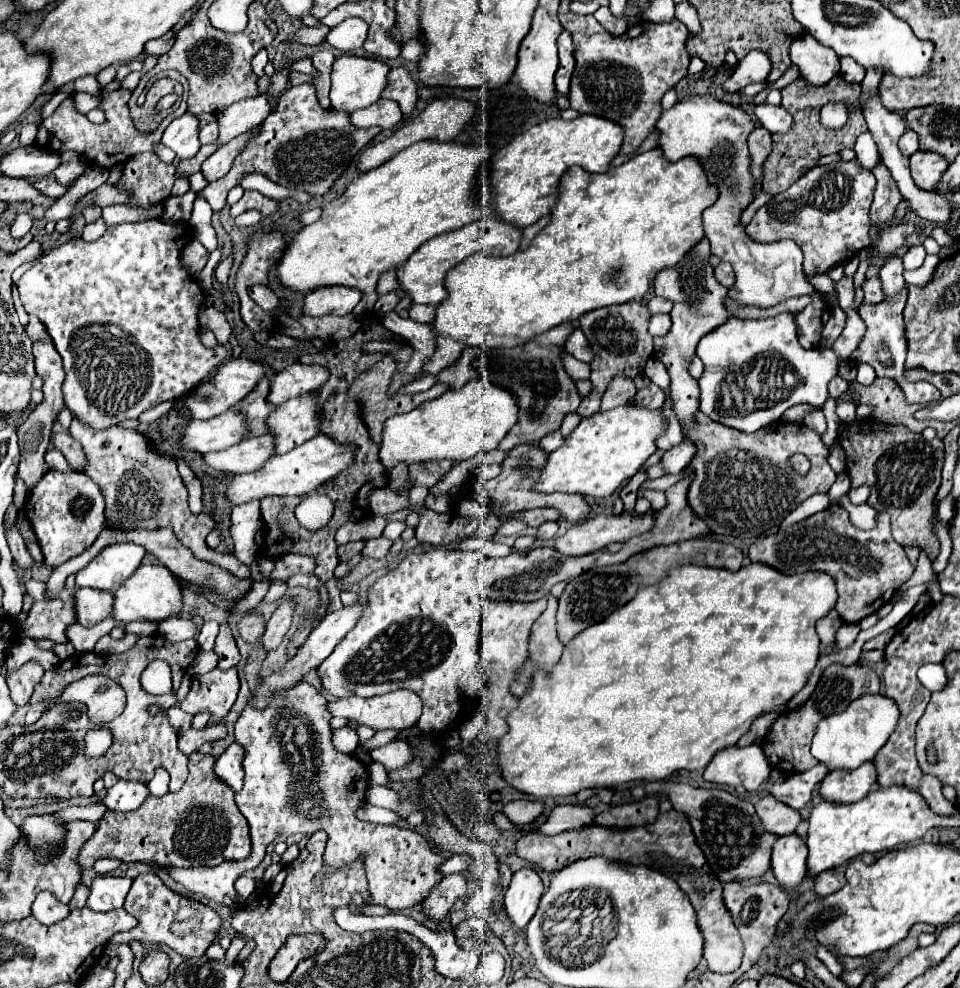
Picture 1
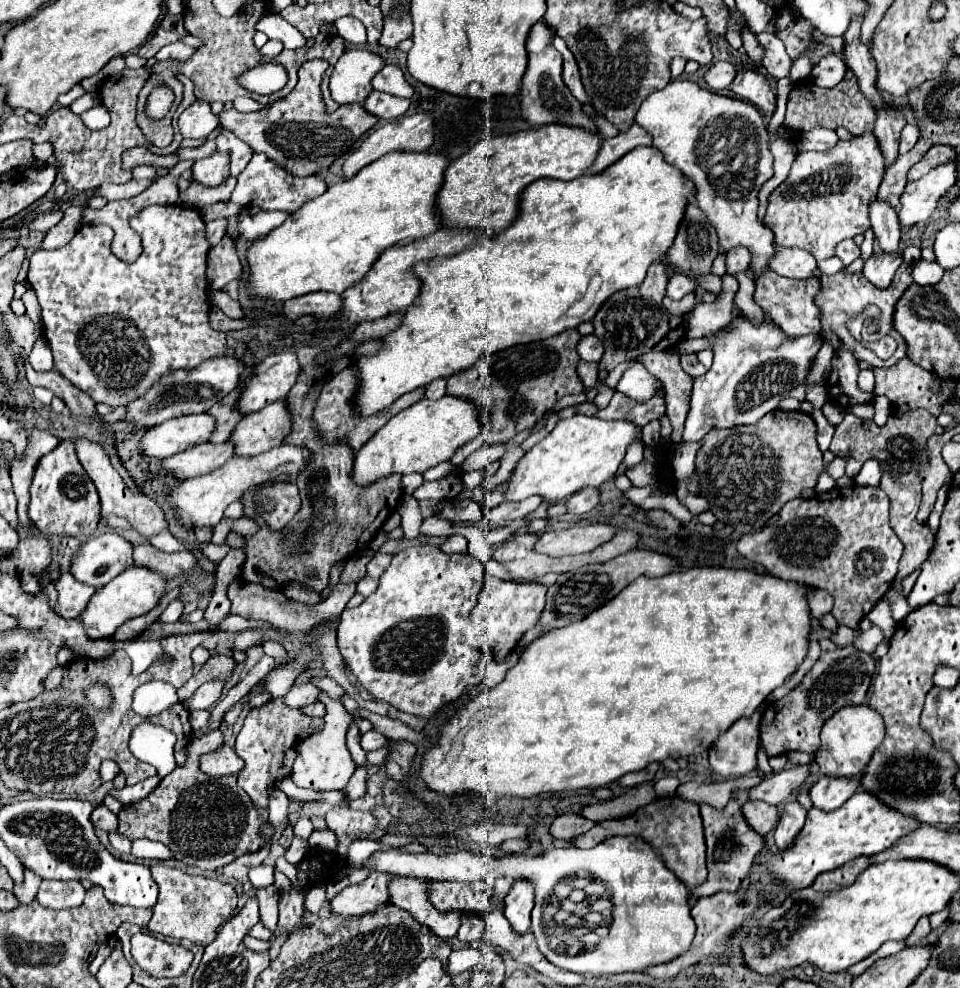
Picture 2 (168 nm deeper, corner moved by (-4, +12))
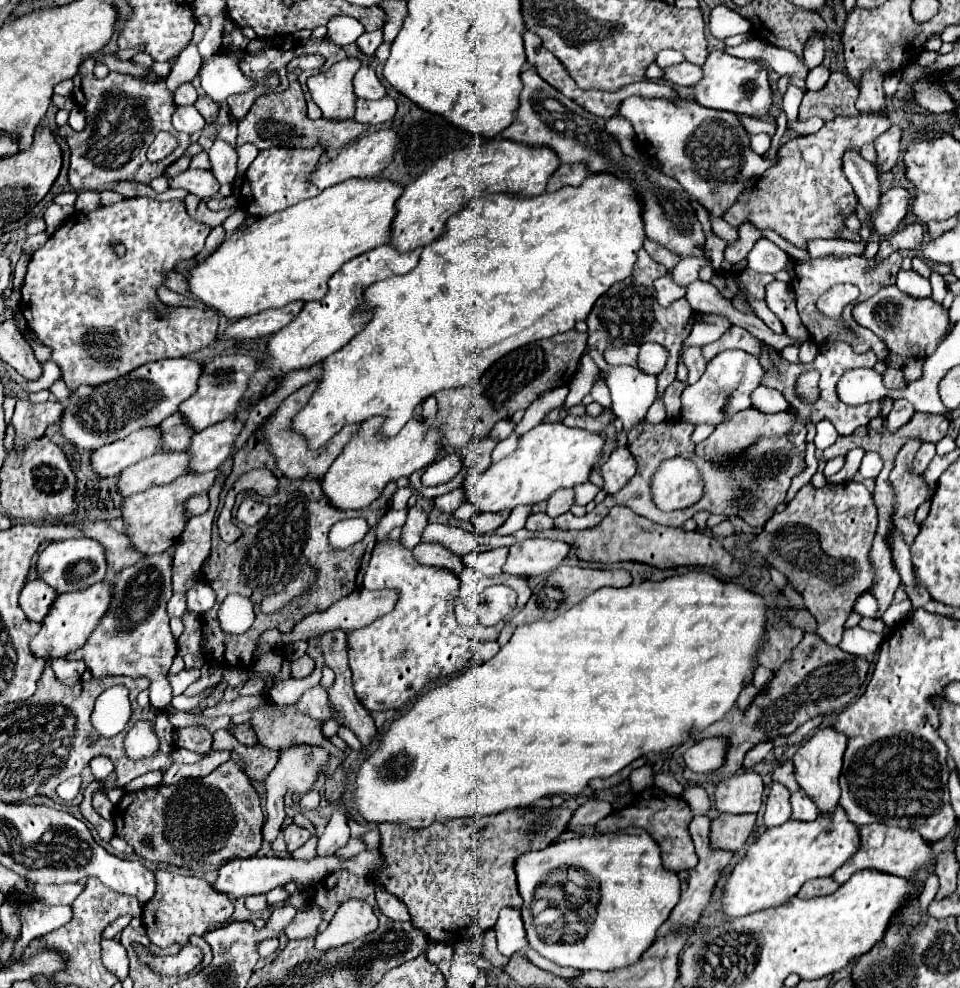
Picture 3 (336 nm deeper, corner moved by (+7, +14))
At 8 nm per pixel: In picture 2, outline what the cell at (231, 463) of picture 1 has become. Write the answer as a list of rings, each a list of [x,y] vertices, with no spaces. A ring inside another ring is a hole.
[[[233,442],[221,444],[199,444],[189,450],[183,450],[167,460],[163,460],[163,474],[171,474],[175,478],[193,478],[209,474],[211,470],[223,466],[229,458],[235,456]]]

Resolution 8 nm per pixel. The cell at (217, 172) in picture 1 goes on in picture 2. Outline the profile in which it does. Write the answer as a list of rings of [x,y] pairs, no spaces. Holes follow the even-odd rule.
[[[217,150],[209,158],[201,158],[193,164],[193,180],[205,186],[219,186],[229,176],[229,154]]]

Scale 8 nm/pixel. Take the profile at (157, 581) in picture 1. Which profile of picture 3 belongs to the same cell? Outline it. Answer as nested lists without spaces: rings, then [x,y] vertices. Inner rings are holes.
[[[98,582],[86,590],[58,594],[50,606],[50,612],[42,620],[40,632],[32,638],[30,650],[34,652],[34,656],[44,658],[46,662],[76,652],[86,642],[86,636],[90,636],[90,632],[94,630],[94,624],[102,620],[108,604],[110,604],[110,582]]]

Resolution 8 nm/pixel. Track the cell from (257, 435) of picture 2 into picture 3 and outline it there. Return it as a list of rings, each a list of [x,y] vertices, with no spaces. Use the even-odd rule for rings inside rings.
[[[222,420],[206,430],[196,432],[186,448],[190,454],[188,470],[196,474],[216,470],[230,456],[234,440],[242,428],[242,420]]]

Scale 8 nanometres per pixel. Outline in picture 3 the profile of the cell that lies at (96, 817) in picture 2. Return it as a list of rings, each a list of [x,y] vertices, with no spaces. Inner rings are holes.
[[[96,792],[96,794],[94,794],[94,800],[92,800],[92,804],[94,804],[96,812],[98,812],[102,818],[112,818],[114,806],[112,806],[112,802],[108,800],[106,792]]]

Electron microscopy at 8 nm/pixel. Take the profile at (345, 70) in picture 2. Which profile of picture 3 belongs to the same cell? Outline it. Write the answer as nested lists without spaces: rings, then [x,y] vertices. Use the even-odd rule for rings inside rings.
[[[346,58],[340,64],[334,64],[330,70],[308,78],[312,100],[322,110],[322,118],[332,122],[354,118],[356,96],[352,78],[358,68],[360,62],[356,58]]]

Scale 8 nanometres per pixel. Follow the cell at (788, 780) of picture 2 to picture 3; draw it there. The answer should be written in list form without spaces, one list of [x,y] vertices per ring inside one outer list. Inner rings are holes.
[[[754,770],[734,774],[716,786],[714,808],[720,814],[756,814],[762,806],[762,794],[764,782],[760,774],[756,774]]]

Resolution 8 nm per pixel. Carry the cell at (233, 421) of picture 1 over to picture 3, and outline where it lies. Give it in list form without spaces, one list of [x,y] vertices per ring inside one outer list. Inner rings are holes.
[[[142,428],[126,440],[118,440],[112,444],[106,444],[90,454],[92,472],[106,478],[116,476],[122,472],[122,468],[128,468],[130,464],[136,464],[138,460],[144,460],[160,450],[160,430],[158,428]]]

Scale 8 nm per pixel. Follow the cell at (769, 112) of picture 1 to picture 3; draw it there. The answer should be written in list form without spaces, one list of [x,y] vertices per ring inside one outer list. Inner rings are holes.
[[[710,52],[700,68],[704,76],[692,86],[694,100],[700,106],[746,114],[754,118],[764,118],[770,112],[772,88],[768,84],[768,72],[758,60],[740,60],[726,52]]]

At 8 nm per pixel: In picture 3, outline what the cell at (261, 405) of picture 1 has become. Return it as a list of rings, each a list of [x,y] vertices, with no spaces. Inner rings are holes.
[[[180,413],[173,414],[160,424],[162,432],[162,450],[166,452],[186,450],[192,436],[196,433],[182,422]]]

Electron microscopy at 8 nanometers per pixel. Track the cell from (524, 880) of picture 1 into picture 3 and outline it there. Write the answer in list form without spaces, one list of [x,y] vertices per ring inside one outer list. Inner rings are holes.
[[[504,908],[500,912],[494,932],[498,940],[498,952],[504,956],[514,956],[516,952],[524,952],[528,948],[522,916],[520,912],[514,912],[514,908]]]

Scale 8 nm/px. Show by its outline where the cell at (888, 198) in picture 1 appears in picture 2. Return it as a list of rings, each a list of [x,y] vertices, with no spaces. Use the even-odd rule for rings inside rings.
[[[891,104],[891,106],[893,106],[893,110],[885,110],[877,116],[875,130],[873,130],[873,134],[879,142],[883,160],[885,160],[885,168],[889,168],[899,156],[899,134],[905,126],[905,118],[903,118],[903,112],[899,110],[899,106],[897,104]]]

